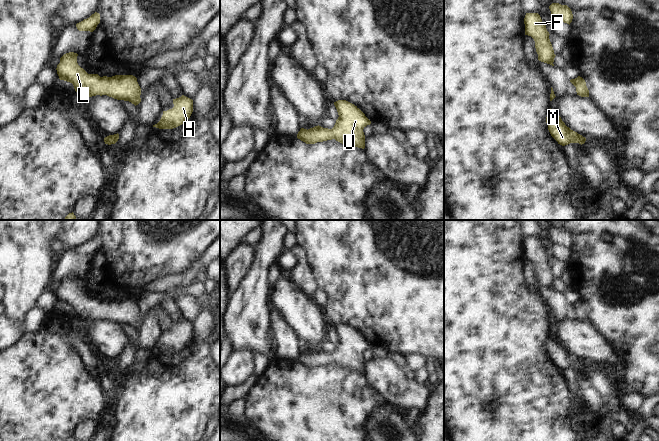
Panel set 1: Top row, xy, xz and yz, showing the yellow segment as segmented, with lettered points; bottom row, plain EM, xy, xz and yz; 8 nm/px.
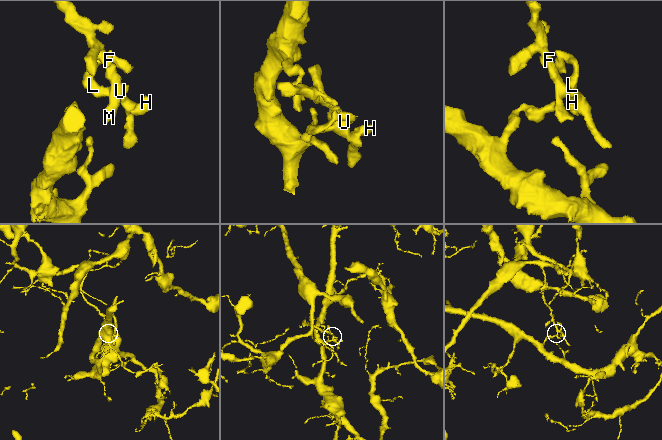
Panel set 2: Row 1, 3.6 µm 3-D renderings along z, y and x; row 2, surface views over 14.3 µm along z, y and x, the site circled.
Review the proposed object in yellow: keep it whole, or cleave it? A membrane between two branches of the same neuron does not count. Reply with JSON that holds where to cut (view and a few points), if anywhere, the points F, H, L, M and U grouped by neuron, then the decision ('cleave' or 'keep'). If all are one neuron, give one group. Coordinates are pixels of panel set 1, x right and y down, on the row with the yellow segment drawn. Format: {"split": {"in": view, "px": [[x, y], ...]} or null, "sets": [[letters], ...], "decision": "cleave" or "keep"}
{"split": null, "sets": [["F", "H", "L", "M", "U"]], "decision": "keep"}

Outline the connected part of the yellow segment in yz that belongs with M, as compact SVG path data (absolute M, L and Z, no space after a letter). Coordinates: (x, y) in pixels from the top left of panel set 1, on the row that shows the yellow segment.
M551 108L546 117L546 123L551 136L562 146L570 143L582 145L586 141L585 137L567 127L561 117Z

